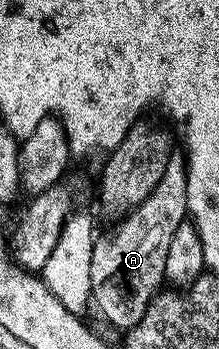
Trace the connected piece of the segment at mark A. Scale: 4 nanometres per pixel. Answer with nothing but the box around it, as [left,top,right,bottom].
[91,156,187,331]

